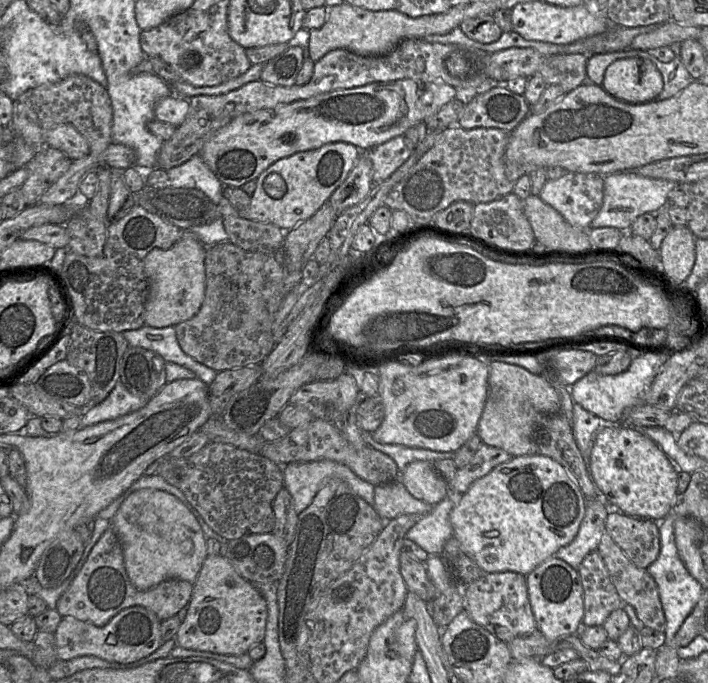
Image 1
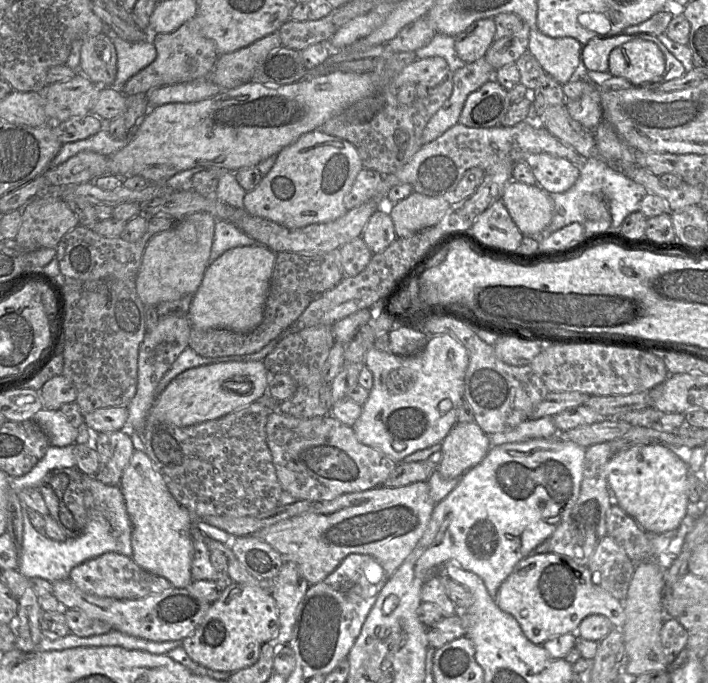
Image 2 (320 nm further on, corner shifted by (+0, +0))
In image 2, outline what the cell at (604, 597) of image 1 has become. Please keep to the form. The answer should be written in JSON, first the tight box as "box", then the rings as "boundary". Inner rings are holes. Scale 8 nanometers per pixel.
{"box":[587,535,635,603],"boundary":[[[606,535],[596,546],[587,567],[591,571],[593,583],[623,603],[635,565],[623,549]]]}

